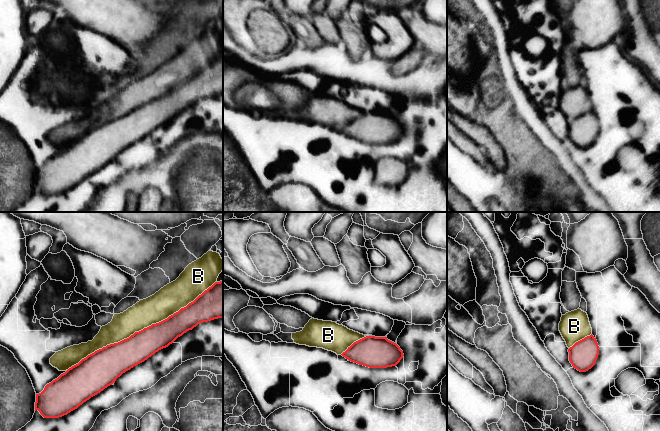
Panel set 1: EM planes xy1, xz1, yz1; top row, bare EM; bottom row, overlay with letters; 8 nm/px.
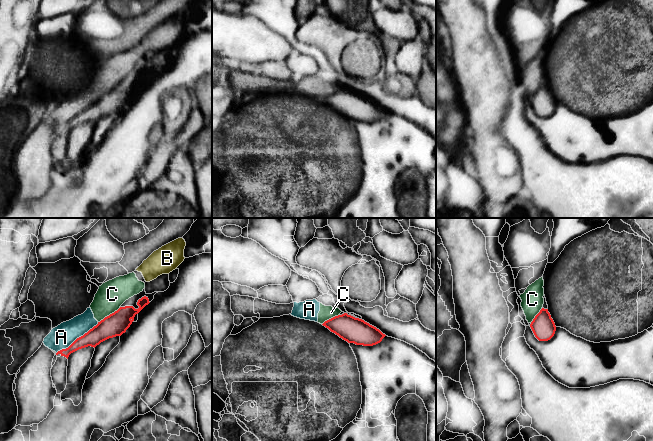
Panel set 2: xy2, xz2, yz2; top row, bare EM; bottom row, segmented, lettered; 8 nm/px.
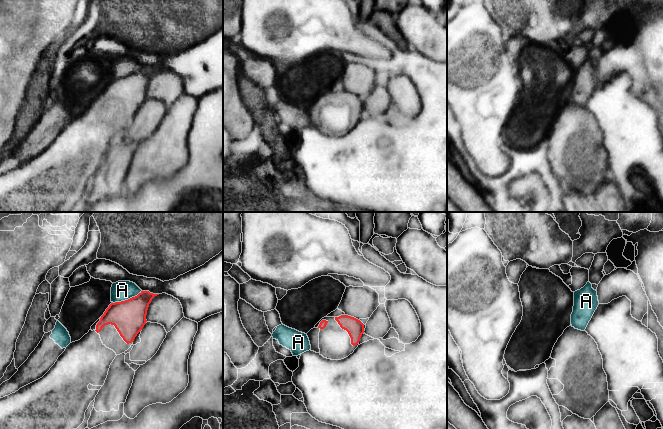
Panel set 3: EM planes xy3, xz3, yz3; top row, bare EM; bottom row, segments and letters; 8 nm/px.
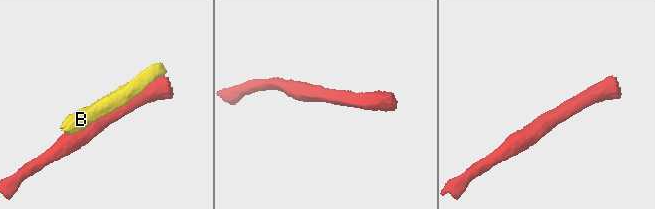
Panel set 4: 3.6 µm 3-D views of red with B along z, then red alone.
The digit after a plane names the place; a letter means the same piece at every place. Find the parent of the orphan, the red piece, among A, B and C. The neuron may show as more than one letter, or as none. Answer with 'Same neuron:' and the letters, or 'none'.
Same neuron: none

